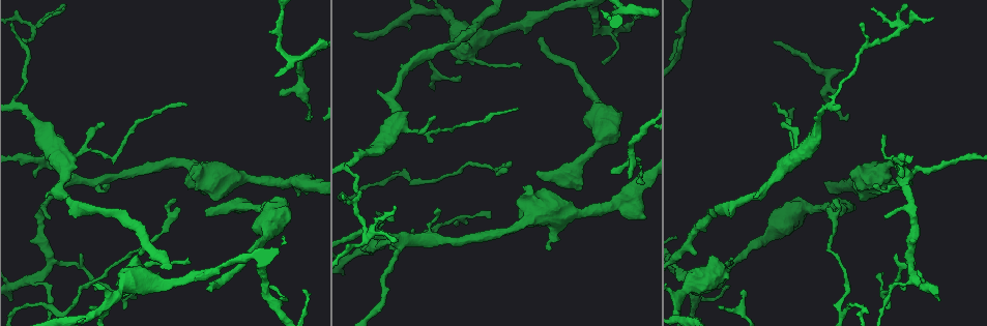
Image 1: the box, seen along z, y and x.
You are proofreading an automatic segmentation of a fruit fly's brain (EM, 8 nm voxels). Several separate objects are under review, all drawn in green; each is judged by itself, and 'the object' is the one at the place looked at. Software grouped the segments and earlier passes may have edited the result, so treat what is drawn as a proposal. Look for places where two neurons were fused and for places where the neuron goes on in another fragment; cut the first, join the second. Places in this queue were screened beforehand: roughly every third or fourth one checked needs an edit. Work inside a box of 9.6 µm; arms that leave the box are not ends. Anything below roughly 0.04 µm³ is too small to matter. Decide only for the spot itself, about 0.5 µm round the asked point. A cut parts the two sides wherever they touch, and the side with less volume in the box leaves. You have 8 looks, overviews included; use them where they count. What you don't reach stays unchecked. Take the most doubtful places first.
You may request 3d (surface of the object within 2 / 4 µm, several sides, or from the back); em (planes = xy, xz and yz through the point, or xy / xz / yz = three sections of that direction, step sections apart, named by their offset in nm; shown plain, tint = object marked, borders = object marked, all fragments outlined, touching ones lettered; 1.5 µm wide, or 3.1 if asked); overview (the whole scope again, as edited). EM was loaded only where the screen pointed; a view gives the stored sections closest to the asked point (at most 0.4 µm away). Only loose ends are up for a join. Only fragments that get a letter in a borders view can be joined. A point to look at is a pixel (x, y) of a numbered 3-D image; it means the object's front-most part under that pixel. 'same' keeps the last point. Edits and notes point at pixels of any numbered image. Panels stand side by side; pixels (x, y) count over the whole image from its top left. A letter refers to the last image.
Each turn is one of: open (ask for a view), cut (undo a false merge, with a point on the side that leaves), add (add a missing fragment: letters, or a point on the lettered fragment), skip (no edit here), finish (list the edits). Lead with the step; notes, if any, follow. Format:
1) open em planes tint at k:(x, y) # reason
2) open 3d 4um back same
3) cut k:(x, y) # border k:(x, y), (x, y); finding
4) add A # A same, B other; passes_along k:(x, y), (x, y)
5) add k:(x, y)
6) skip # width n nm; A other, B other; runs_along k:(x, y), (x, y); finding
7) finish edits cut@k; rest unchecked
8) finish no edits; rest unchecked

open em planes borders at 1:(644, 218) # an open end

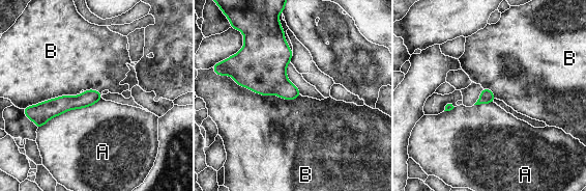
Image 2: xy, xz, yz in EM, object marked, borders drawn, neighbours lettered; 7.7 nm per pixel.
skip # A other, B other; no lettered fragment goes on from it

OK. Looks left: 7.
open 3d 4um at 1:(518, 65) # an open end

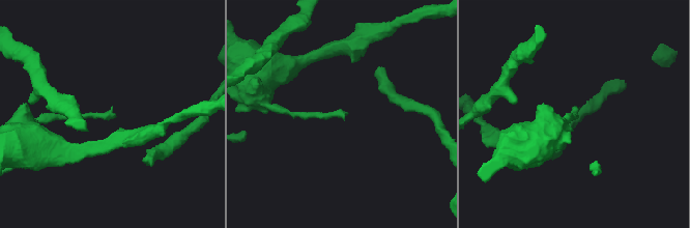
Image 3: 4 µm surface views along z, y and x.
open em planes plain at 3:(343, 116)

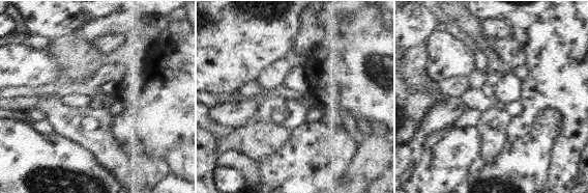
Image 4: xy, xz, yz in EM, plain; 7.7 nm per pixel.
open em planes borders same # what lies round it

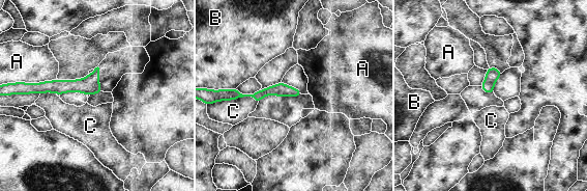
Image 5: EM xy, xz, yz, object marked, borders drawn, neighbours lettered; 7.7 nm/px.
skip # A other, B other, C other; runs_along 5:(96, 71), (84, 85), (34, 89); none of them fits

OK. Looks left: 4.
open 3d 2um at 1:(65, 313)

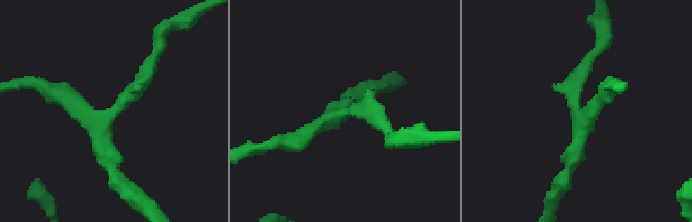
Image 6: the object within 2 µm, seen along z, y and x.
open em yz step 4 tint at 6:(575, 107)

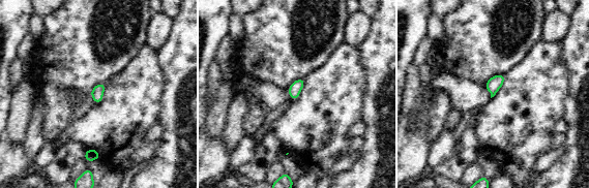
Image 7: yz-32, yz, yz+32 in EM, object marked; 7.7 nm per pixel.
open em planes borders same # another direction

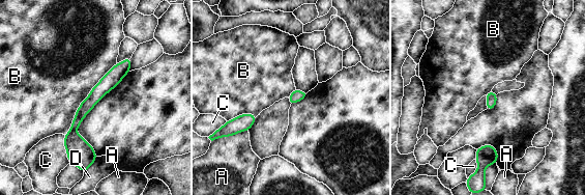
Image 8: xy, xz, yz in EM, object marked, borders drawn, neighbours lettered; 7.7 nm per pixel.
skip # A other, B other, C other, D other; border 8:(117, 63), (82, 102), (65, 135); continuous, no second neuron

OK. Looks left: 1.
finish no edits; rest unchecked

